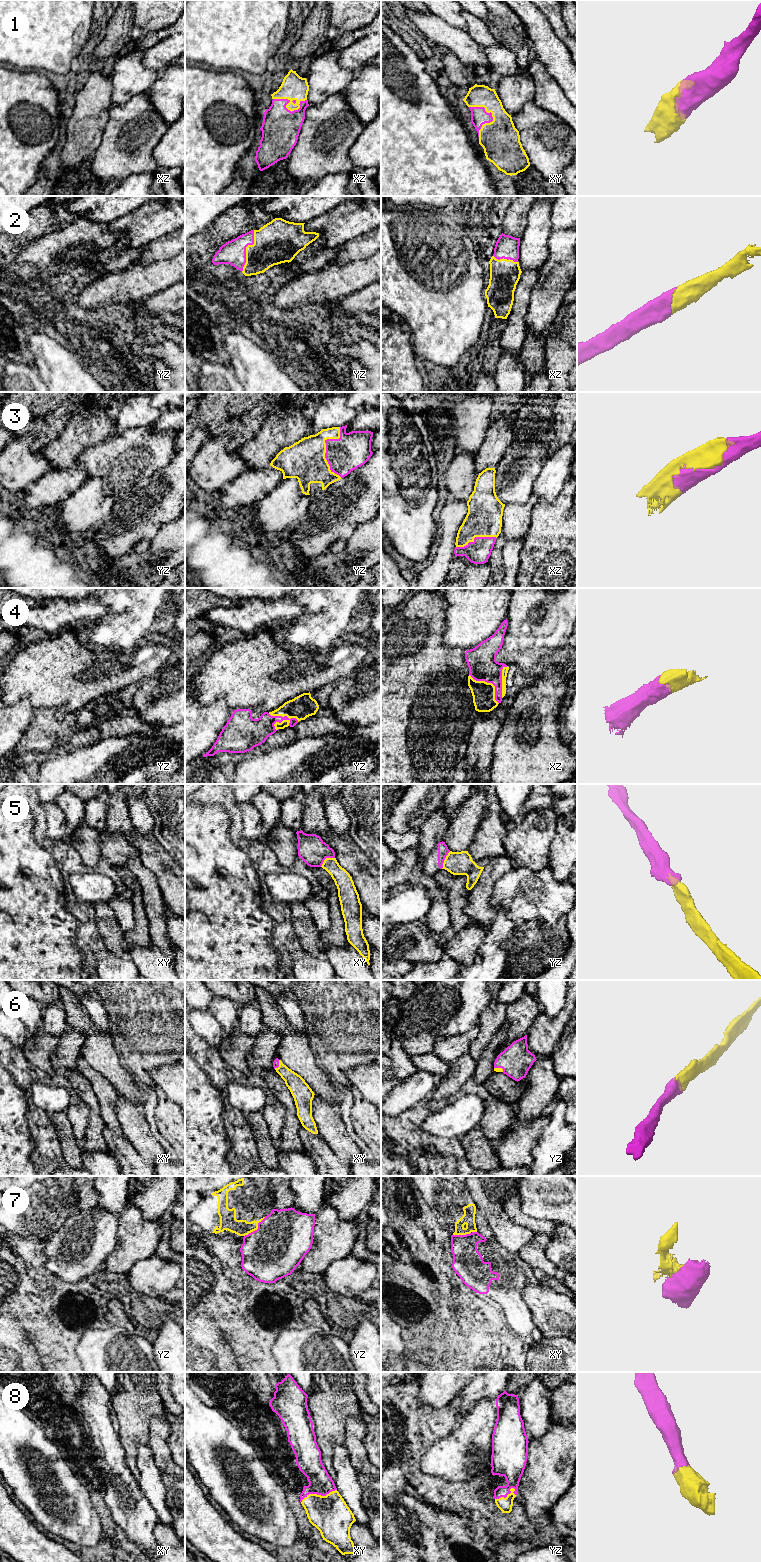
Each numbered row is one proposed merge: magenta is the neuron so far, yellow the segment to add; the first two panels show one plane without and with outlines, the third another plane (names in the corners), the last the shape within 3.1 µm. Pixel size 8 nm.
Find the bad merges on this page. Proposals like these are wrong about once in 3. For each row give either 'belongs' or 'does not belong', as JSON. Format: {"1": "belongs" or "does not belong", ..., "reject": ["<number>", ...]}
{"1": "belongs", "2": "belongs", "3": "belongs", "4": "belongs", "5": "does not belong", "6": "belongs", "7": "does not belong", "8": "belongs", "reject": ["5", "7"]}

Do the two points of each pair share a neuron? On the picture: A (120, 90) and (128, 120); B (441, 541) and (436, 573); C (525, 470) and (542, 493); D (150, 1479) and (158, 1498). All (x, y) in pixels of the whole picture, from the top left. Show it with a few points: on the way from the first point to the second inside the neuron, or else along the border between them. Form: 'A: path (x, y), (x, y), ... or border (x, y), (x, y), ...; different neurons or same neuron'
A: border (144, 92), (133, 96), (124, 103), (113, 105); different neurons
B: path (441, 549), (441, 565); same neuron
C: border (545, 462), (534, 483), (533, 493), (529, 499); different neurons
D: path (151, 1484), (155, 1493); same neuron

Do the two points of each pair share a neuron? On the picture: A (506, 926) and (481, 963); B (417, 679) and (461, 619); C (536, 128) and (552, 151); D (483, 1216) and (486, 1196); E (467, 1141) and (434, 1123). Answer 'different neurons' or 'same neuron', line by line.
A: same neuron
B: different neurons
C: same neuron
D: same neuron
E: different neurons

